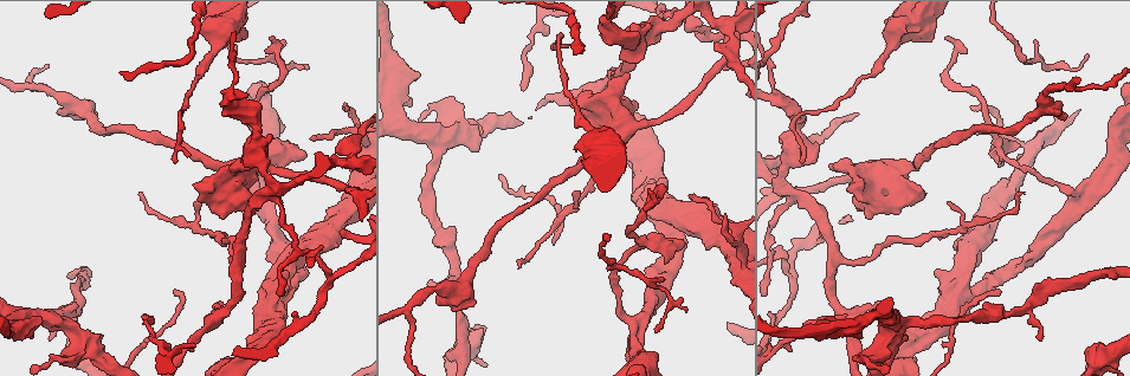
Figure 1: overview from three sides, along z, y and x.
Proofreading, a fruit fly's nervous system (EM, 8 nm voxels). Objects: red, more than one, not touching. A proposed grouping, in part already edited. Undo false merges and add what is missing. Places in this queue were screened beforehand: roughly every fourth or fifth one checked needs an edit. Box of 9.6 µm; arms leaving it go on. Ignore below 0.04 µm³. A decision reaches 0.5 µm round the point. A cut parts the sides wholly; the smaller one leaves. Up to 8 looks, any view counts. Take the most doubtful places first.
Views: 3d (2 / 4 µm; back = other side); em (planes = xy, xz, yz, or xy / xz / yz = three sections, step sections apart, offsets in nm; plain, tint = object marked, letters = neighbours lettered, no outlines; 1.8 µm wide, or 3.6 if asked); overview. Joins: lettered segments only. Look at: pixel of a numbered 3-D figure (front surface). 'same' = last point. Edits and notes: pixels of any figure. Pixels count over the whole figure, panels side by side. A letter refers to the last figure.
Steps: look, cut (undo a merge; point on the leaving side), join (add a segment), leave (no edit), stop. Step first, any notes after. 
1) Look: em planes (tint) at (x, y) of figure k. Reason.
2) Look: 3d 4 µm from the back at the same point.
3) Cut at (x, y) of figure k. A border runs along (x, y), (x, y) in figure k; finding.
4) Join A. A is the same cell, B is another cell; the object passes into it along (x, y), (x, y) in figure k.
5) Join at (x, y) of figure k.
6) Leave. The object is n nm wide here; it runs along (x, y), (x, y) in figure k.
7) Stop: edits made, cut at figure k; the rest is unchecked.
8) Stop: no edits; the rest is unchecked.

Look: 3d 2 µm at (642, 328) of figure 1. Three-way junction.

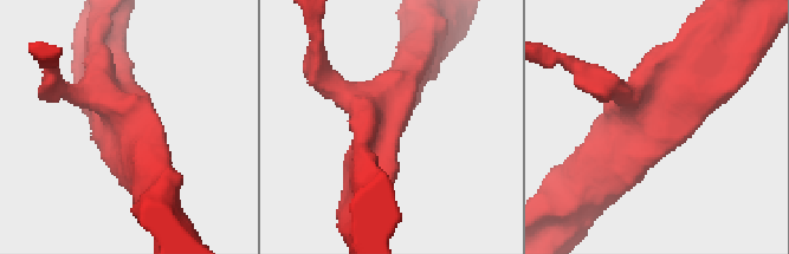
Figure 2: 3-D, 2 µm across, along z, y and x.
Look: em xy step 16 (tint) at (114, 99) of figure 2. 3 arms meet here; the arms are 170, 280, 300 nm wide.

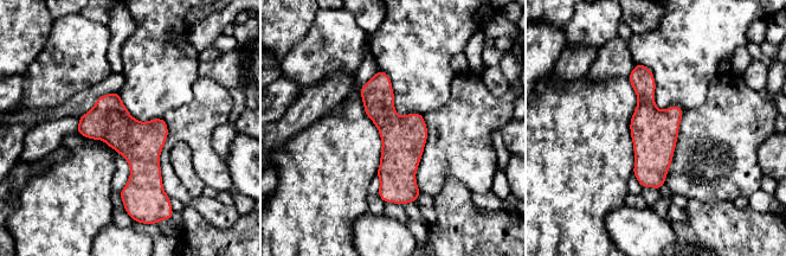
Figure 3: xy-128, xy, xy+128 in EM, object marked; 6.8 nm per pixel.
Look: em yz step 8 (letters) at the same point. Cut it another way.

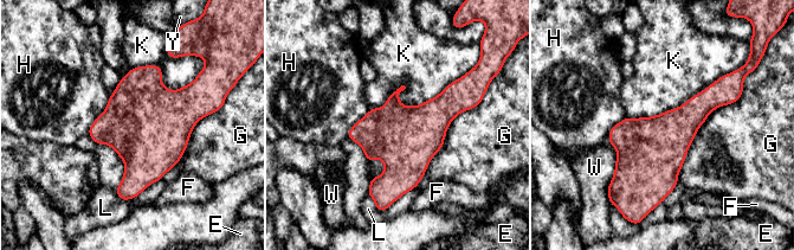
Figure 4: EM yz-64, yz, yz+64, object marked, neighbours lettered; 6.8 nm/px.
Leave. The longest contact is with G, 700 nm; E, F, G, H, K, L, W and Y are other cells; a border runs along (463, 75), (370, 109) in figure 4; all the same cell.

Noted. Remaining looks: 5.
Look: em planes (tint) at (785, 171) of figure 1. Four arms meet.

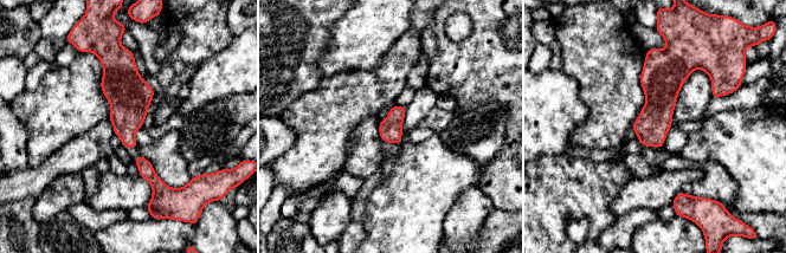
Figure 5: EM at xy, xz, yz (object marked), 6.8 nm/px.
Look: em planes (letters) at the same point.

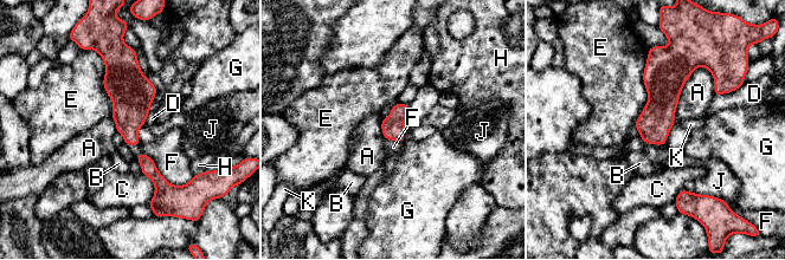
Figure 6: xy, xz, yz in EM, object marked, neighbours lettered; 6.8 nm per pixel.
Leave. The longest contact is with E, 550 nm; A, B, C, D, E, F, G, H, J and K are other cells; a border runs along (145, 153), (173, 184), (195, 175) in figure 6; continuous, no second cell.

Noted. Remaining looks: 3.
Look: 3d 2 µm at (905, 33) of figure 1. An open end.

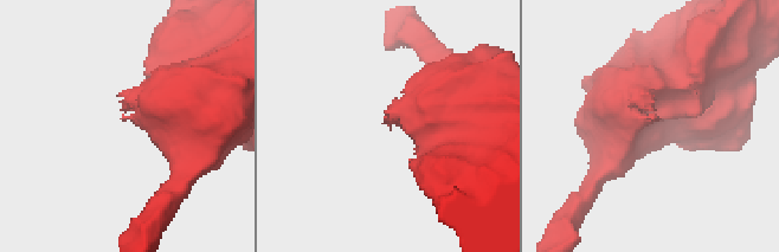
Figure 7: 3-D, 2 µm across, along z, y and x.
Look: em xy step 8 (letters) at (385, 119) of figure 7. Now the EM.

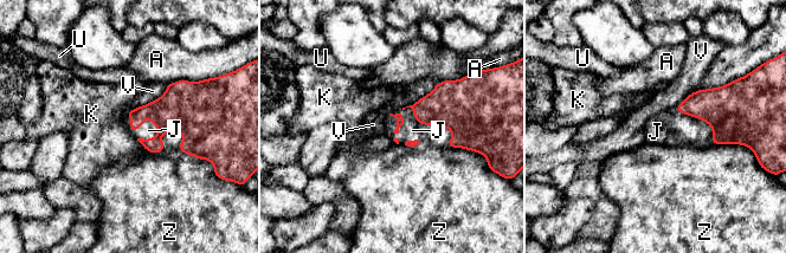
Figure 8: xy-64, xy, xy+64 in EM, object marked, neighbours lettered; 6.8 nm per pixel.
Look: em planes (letters) at the same point.

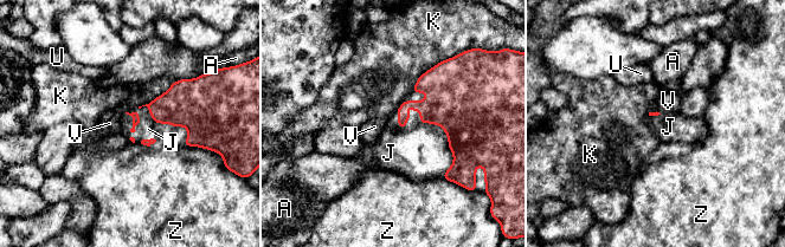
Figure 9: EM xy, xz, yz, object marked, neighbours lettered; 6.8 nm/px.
Join J. J is the same cell, A, K, U, V and Z are other cells; the object passes into it along (445, 106), (410, 116), (388, 145) in figure 9; the cell continues.

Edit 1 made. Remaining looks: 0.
Stop: edits made, join at figure 9; the rest is unchecked.

